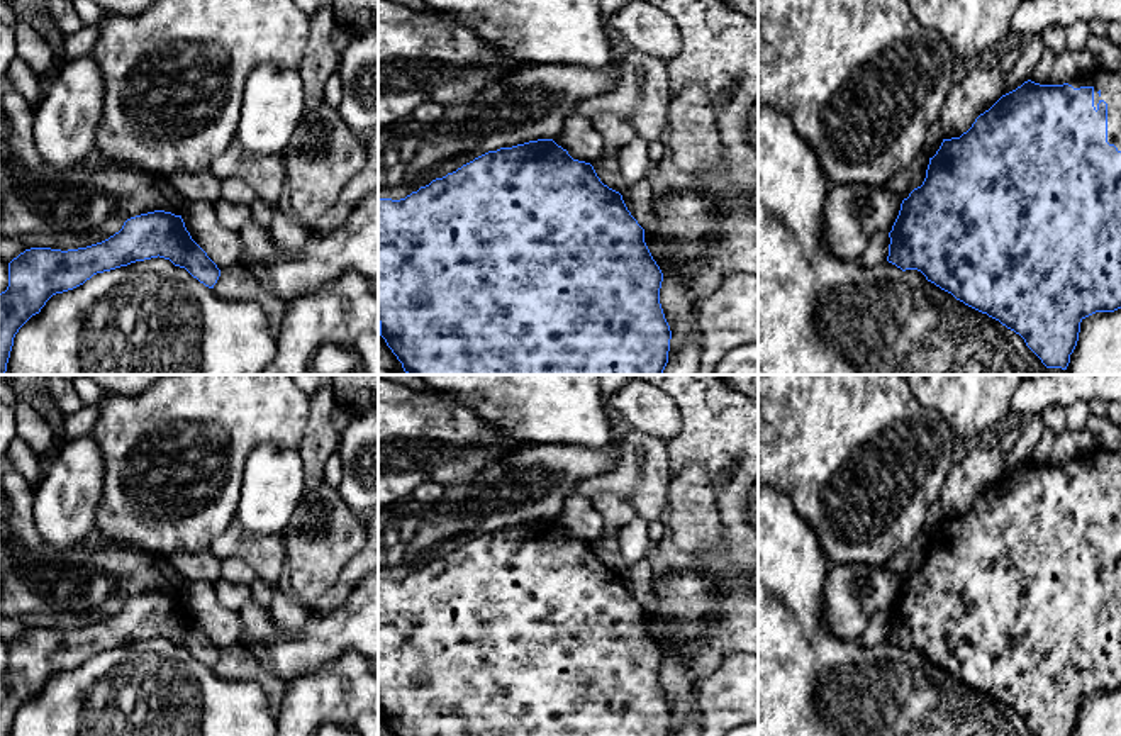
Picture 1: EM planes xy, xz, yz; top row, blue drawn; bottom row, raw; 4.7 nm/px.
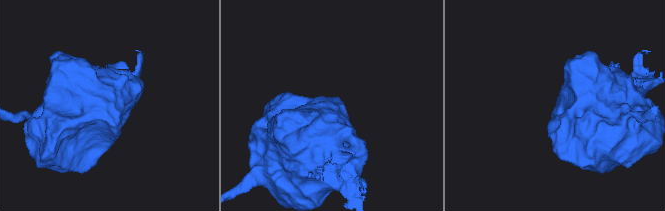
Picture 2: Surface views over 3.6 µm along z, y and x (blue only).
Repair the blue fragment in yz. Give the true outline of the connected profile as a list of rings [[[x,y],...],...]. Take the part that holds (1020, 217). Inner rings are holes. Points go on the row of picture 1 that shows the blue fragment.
[[[1087,70],[1063,85],[1040,85],[1028,80],[1002,95],[960,137],[943,139],[936,154],[929,158],[923,185],[902,200],[889,237],[889,263],[902,271],[921,271],[928,282],[956,300],[1019,334],[1046,368],[1067,370],[1079,341],[1080,322],[1096,312],[1121,309],[1121,71]]]

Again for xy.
[[[154,210],[131,217],[122,229],[109,239],[78,249],[31,248],[8,263],[8,287],[0,293],[0,375],[7,371],[7,363],[19,329],[56,295],[83,285],[97,273],[127,266],[151,258],[170,259],[175,266],[185,268],[193,278],[214,288],[220,276],[217,265],[192,239],[181,215]]]

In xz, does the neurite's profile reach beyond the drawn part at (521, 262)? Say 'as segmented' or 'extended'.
as segmented

